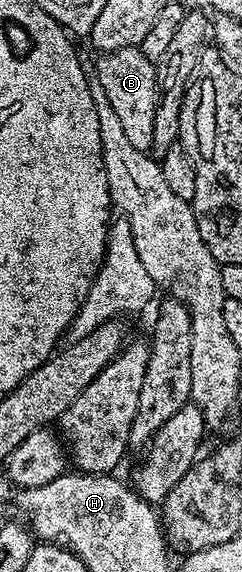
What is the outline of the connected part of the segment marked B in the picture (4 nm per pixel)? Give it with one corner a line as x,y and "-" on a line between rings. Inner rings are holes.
140,47
106,51
100,58
95,74
99,77
99,85
103,85
103,93
107,93
107,101
111,101
111,109
115,109
131,145
140,151
152,152
158,93
156,62
143,57

